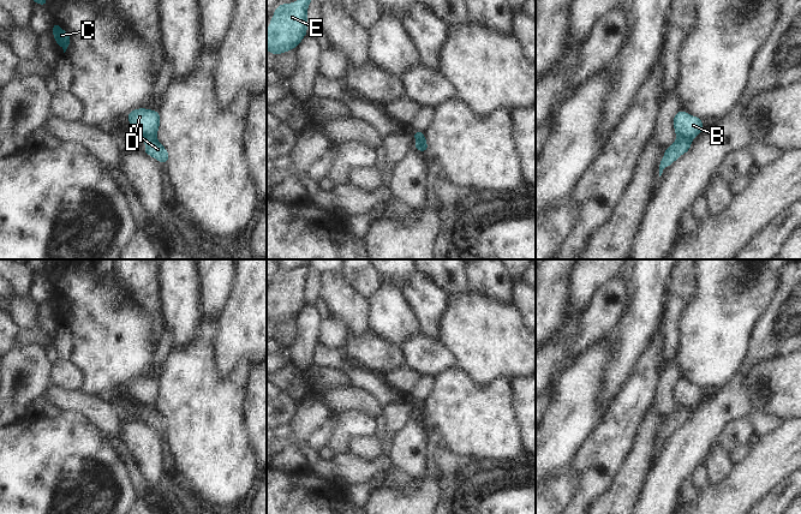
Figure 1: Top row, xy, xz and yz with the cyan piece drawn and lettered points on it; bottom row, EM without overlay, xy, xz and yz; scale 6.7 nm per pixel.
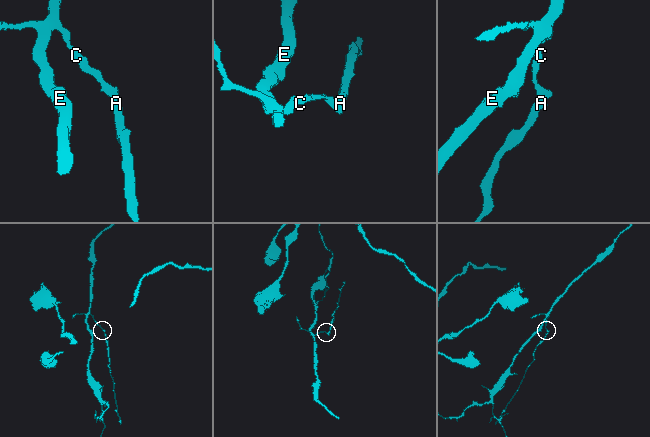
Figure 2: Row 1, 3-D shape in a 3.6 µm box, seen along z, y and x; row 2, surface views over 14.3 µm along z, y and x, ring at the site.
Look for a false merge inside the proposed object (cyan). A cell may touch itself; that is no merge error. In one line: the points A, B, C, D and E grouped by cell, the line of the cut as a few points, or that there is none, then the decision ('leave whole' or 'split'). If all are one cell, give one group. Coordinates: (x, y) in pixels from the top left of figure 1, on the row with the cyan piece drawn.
groups A / B C D E; cut yz (676, 136), (691, 139); split

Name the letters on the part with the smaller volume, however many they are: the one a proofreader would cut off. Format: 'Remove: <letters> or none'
Remove: A

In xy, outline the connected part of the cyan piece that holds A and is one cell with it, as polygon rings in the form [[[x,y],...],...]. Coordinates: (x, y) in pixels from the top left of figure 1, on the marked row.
[[[145,137],[144,144],[145,144],[143,151],[144,154],[157,160],[161,165],[168,163],[169,161],[168,150],[156,137]]]

